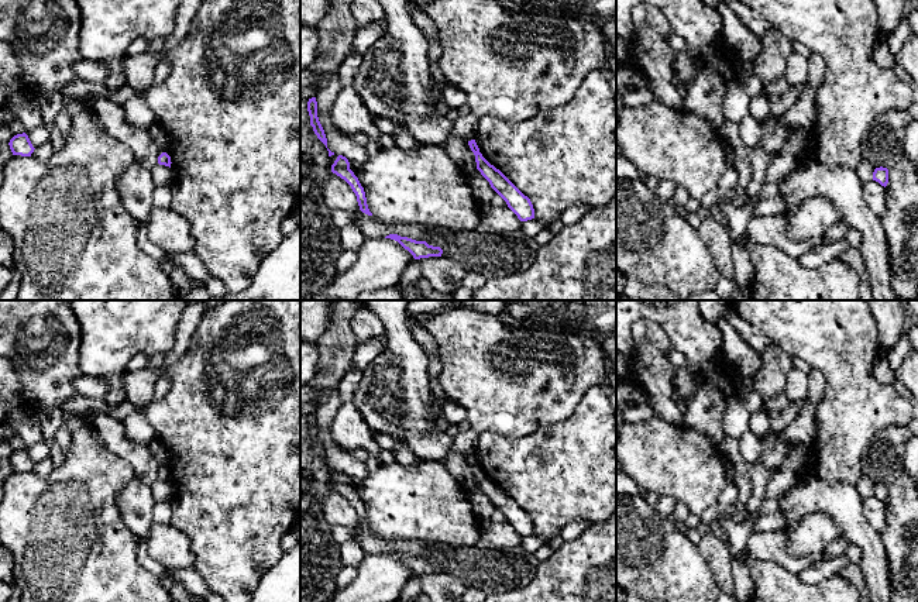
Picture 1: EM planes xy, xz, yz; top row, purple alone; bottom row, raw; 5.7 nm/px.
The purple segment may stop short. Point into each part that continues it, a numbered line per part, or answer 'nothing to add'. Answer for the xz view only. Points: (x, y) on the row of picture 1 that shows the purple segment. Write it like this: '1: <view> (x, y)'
nothing to add

